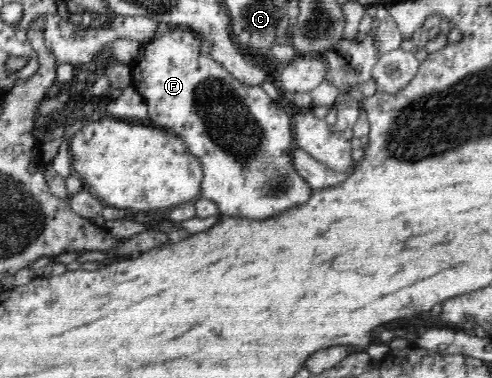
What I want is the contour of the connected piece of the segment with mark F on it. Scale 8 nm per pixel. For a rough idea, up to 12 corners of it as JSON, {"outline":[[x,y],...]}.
{"outline":[[173,27],[129,64],[219,216],[309,200],[293,120]]}

